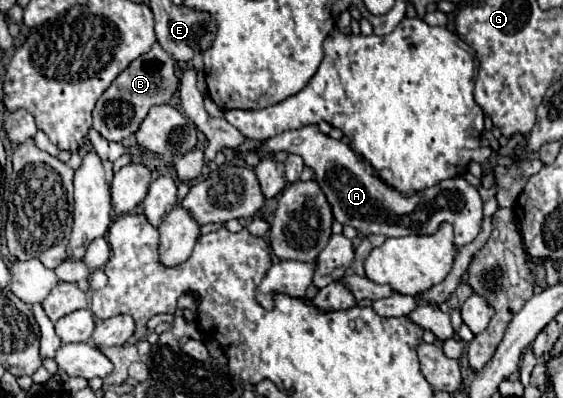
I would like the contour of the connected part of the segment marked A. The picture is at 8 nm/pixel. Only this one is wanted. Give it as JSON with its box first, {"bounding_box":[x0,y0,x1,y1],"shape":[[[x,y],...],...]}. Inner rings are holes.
{"bounding_box":[262,125,482,247],"shape":[[[308,125],[294,131],[284,131],[262,143],[262,153],[296,153],[304,159],[304,165],[314,171],[314,181],[320,185],[328,203],[332,205],[334,219],[342,225],[352,225],[362,233],[382,233],[386,237],[406,237],[406,235],[432,235],[442,223],[454,227],[454,247],[472,243],[482,229],[482,199],[476,187],[472,187],[464,177],[446,179],[430,189],[418,191],[412,197],[402,197],[396,189],[384,185],[374,177],[372,169],[360,161],[354,151],[328,135],[322,135],[316,125]]]}

